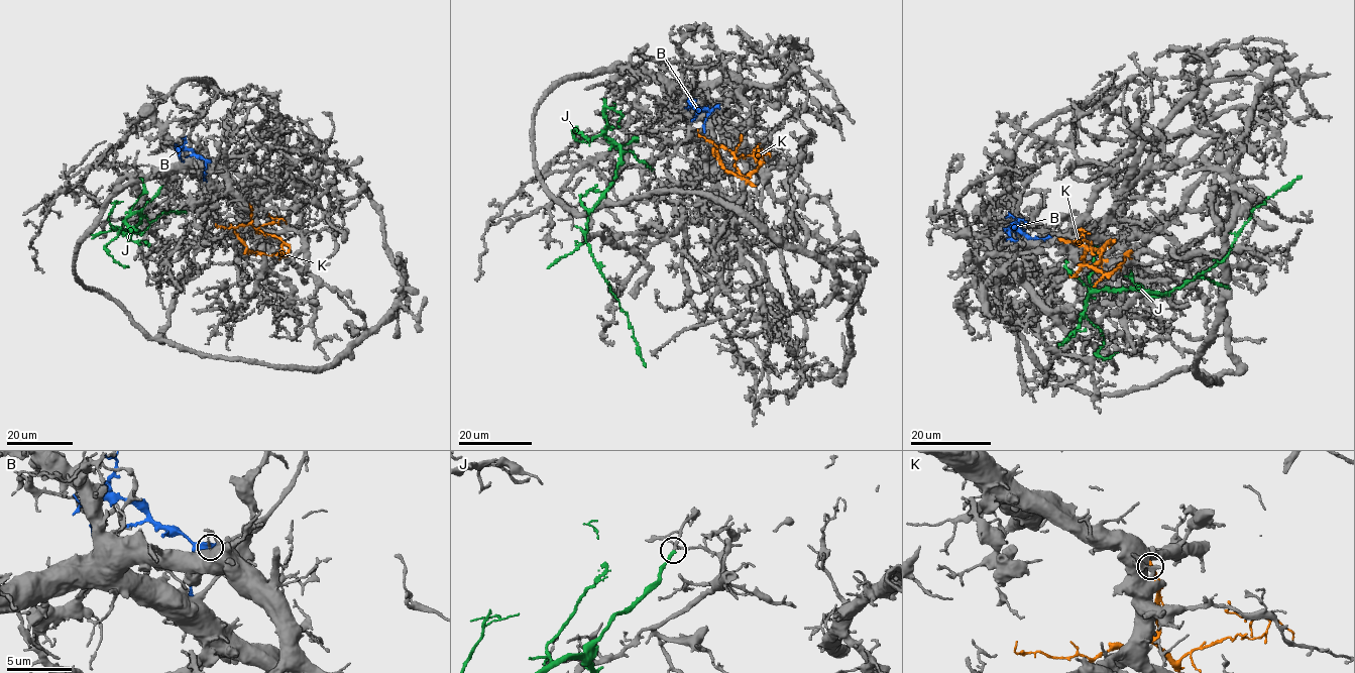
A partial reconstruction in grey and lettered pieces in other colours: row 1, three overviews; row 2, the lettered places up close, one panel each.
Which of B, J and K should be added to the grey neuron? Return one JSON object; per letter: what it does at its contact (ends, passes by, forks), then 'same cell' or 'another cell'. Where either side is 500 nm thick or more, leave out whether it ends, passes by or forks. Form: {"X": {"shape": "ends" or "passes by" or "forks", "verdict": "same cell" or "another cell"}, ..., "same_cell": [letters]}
{"B": {"shape": "ends", "verdict": "another cell"}, "J": {"shape": "ends", "verdict": "another cell"}, "K": {"verdict": "another cell"}, "same_cell": []}

